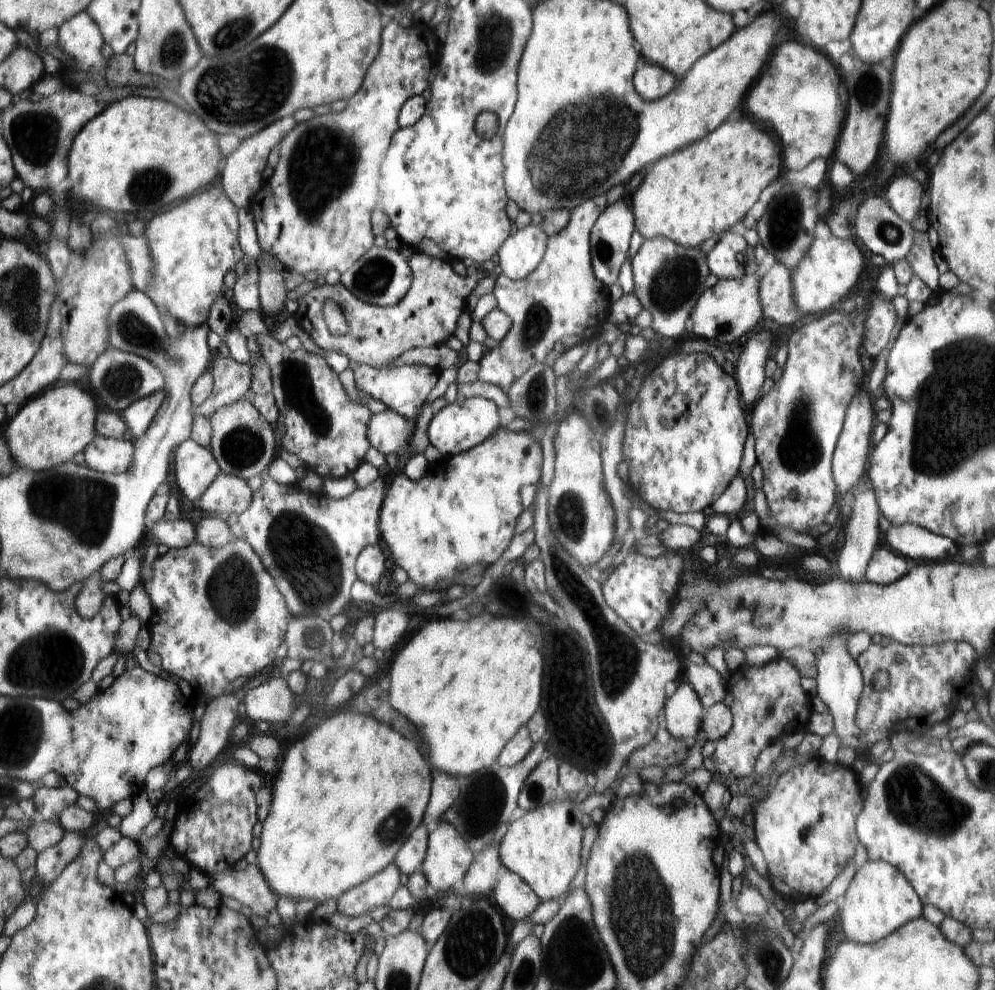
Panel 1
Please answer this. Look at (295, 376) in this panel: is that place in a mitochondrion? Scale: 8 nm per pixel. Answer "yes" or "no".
yes

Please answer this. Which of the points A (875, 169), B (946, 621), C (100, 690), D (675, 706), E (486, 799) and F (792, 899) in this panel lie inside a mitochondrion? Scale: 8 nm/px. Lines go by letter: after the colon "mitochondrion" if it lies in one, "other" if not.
A: other
B: other
C: other
D: other
E: mitochondrion
F: other

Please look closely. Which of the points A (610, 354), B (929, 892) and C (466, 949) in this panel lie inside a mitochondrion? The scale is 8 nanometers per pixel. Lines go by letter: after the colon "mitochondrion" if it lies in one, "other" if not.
A: other
B: other
C: mitochondrion

